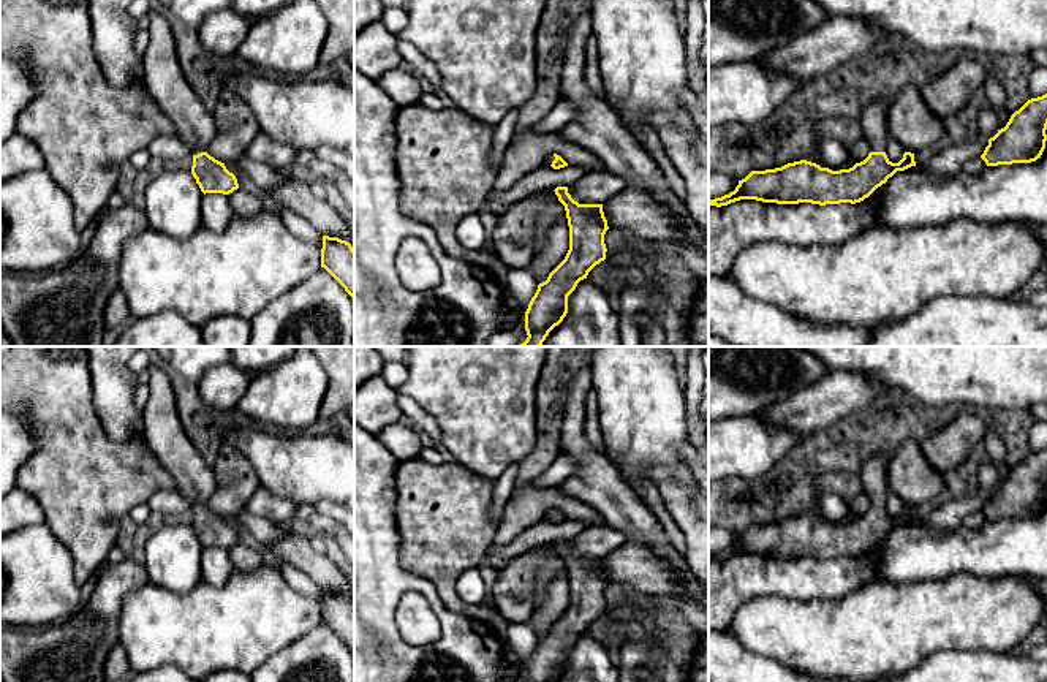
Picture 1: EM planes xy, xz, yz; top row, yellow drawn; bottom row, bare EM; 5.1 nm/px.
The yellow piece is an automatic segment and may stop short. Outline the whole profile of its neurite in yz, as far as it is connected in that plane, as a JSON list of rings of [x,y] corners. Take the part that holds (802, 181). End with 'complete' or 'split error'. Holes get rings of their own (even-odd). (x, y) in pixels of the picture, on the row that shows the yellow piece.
[[[870,103],[857,117],[864,138],[870,144],[868,157],[849,169],[832,171],[816,163],[800,160],[781,168],[751,171],[729,195],[709,199],[709,206],[728,206],[740,199],[756,199],[777,204],[840,204],[860,203],[897,171],[916,166],[914,153],[905,152],[898,163],[886,155],[887,106]]]; split error

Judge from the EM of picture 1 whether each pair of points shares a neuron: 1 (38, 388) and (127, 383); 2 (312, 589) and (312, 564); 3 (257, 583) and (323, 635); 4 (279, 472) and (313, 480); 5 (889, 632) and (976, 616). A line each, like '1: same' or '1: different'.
1: different
2: different
3: different
4: same
5: same

